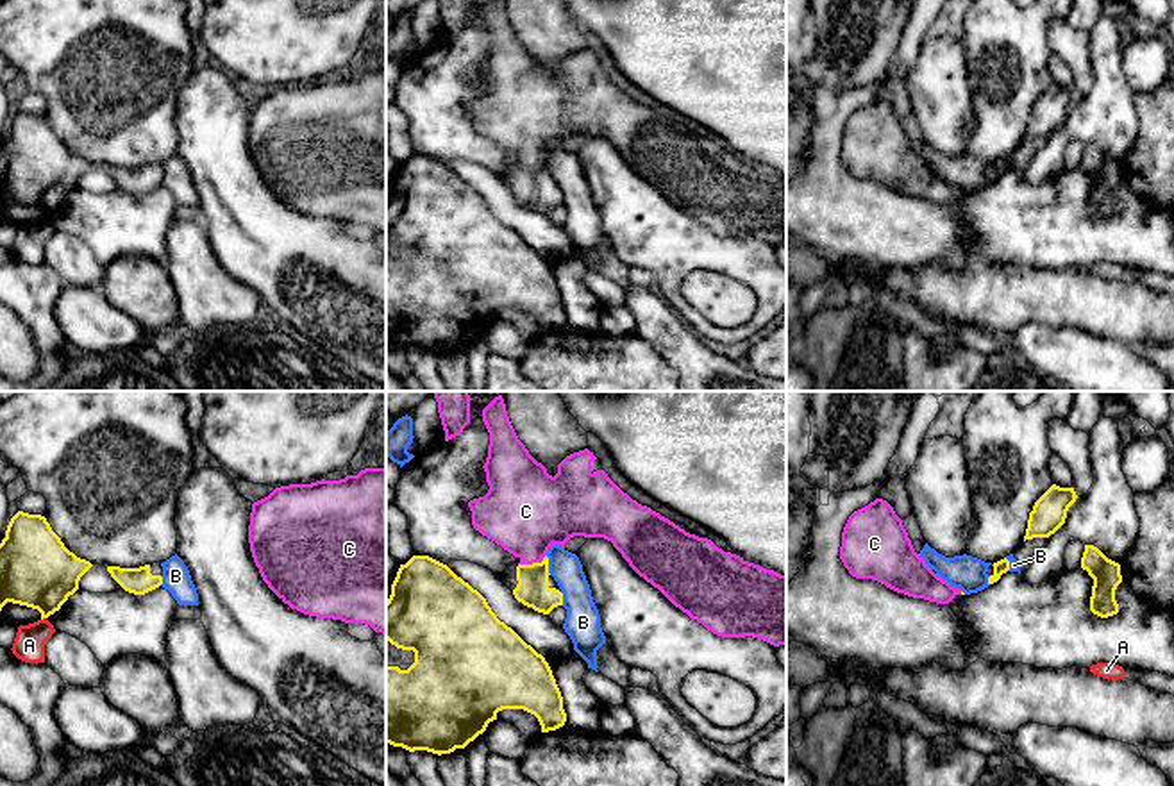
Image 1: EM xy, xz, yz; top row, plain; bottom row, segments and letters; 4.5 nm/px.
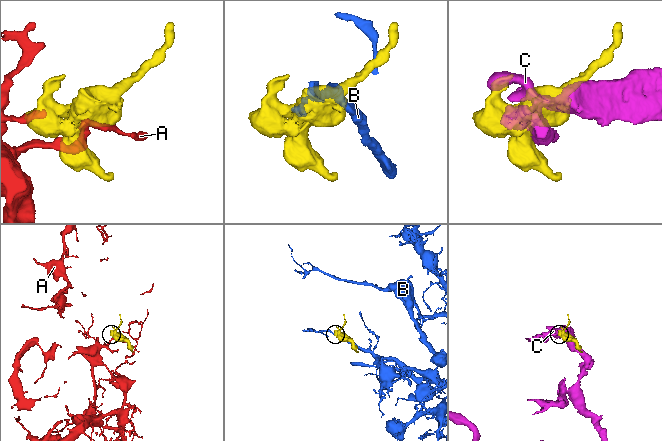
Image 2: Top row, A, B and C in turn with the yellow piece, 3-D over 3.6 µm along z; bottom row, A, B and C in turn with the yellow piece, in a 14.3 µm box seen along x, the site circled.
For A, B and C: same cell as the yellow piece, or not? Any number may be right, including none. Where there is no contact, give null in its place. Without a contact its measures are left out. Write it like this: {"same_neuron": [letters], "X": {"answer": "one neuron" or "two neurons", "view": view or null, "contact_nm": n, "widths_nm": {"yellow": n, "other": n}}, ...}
{"same_neuron": ["C"], "A": {"answer": "two neurons", "view": "xy", "contact_nm": 30, "widths_nm": {"yellow": 340, "other": 140}}, "B": {"answer": "two neurons", "view": "xz", "contact_nm": 90, "widths_nm": {"yellow": 150, "other": 140}}, "C": {"answer": "one neuron", "view": "xz", "contact_nm": 140, "widths_nm": {"yellow": 150, "other": 380}}}

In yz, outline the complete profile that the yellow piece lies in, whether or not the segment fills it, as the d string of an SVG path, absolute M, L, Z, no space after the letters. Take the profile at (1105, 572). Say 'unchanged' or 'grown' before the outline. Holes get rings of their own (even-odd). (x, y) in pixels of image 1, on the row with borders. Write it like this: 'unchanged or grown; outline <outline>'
unchanged; outline M1085 545L1081 568L1094 579L1090 611L1101 618L1117 615L1115 590L1122 582L1120 564L1108 559L1097 547Z

